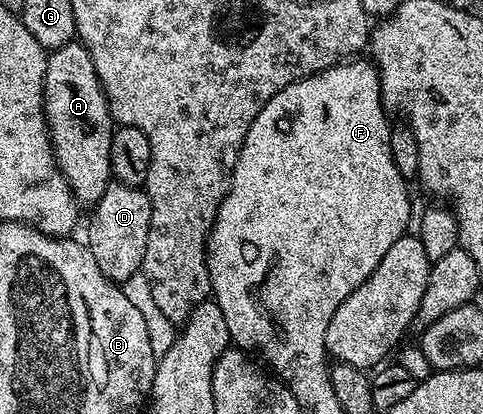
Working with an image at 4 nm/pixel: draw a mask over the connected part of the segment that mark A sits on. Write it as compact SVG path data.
M72 41L54 48L48 54L43 78L43 112L47 132L51 135L51 147L55 151L55 163L71 186L75 202L94 205L113 182L113 120L103 86L97 71L93 69L93 57L89 57L89 49L85 49L82 43Z

